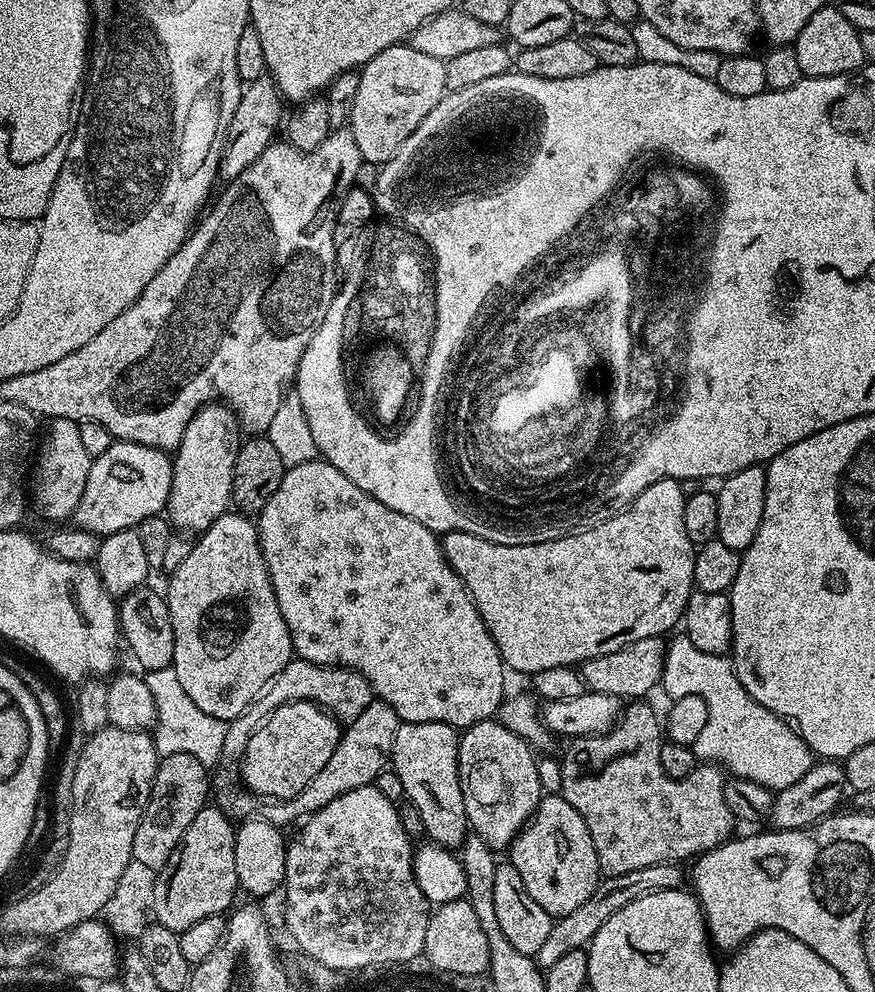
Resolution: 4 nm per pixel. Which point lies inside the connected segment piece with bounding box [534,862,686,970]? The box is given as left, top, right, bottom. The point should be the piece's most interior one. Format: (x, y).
(570, 933)

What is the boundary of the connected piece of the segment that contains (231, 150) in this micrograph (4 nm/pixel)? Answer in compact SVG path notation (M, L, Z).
M266 74L243 85L238 110L234 110L234 118L230 118L230 126L224 139L224 149L220 159L219 179L221 181L229 182L238 178L238 174L242 174L242 170L246 170L246 166L250 166L254 158L258 158L258 154L266 150L266 146L273 144L277 139L276 131L279 128L281 131L282 117L285 112L285 101L271 75Z

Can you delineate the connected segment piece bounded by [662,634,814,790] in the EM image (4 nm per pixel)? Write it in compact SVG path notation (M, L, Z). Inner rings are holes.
M676 635L671 637L673 640L667 641L668 657L664 663L662 689L664 688L668 698L686 694L698 694L706 698L706 727L702 730L702 734L698 734L698 742L692 744L697 761L719 764L733 777L758 782L773 790L798 782L798 778L802 778L802 774L806 774L812 768L814 754L806 746L804 739L796 733L795 728L781 716L776 716L770 710L766 710L766 706L754 702L750 694L746 694L742 682L738 682L738 674L727 655L706 654L706 650L698 650L694 642L690 642L688 636Z

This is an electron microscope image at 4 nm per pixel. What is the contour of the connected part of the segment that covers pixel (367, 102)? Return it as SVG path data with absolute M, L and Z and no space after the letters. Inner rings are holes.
M405 42L370 58L370 62L359 69L359 74L358 95L354 97L354 110L347 127L354 134L354 142L358 142L361 161L379 166L400 150L406 138L418 130L418 122L438 106L448 91L446 63L414 50L411 43Z

